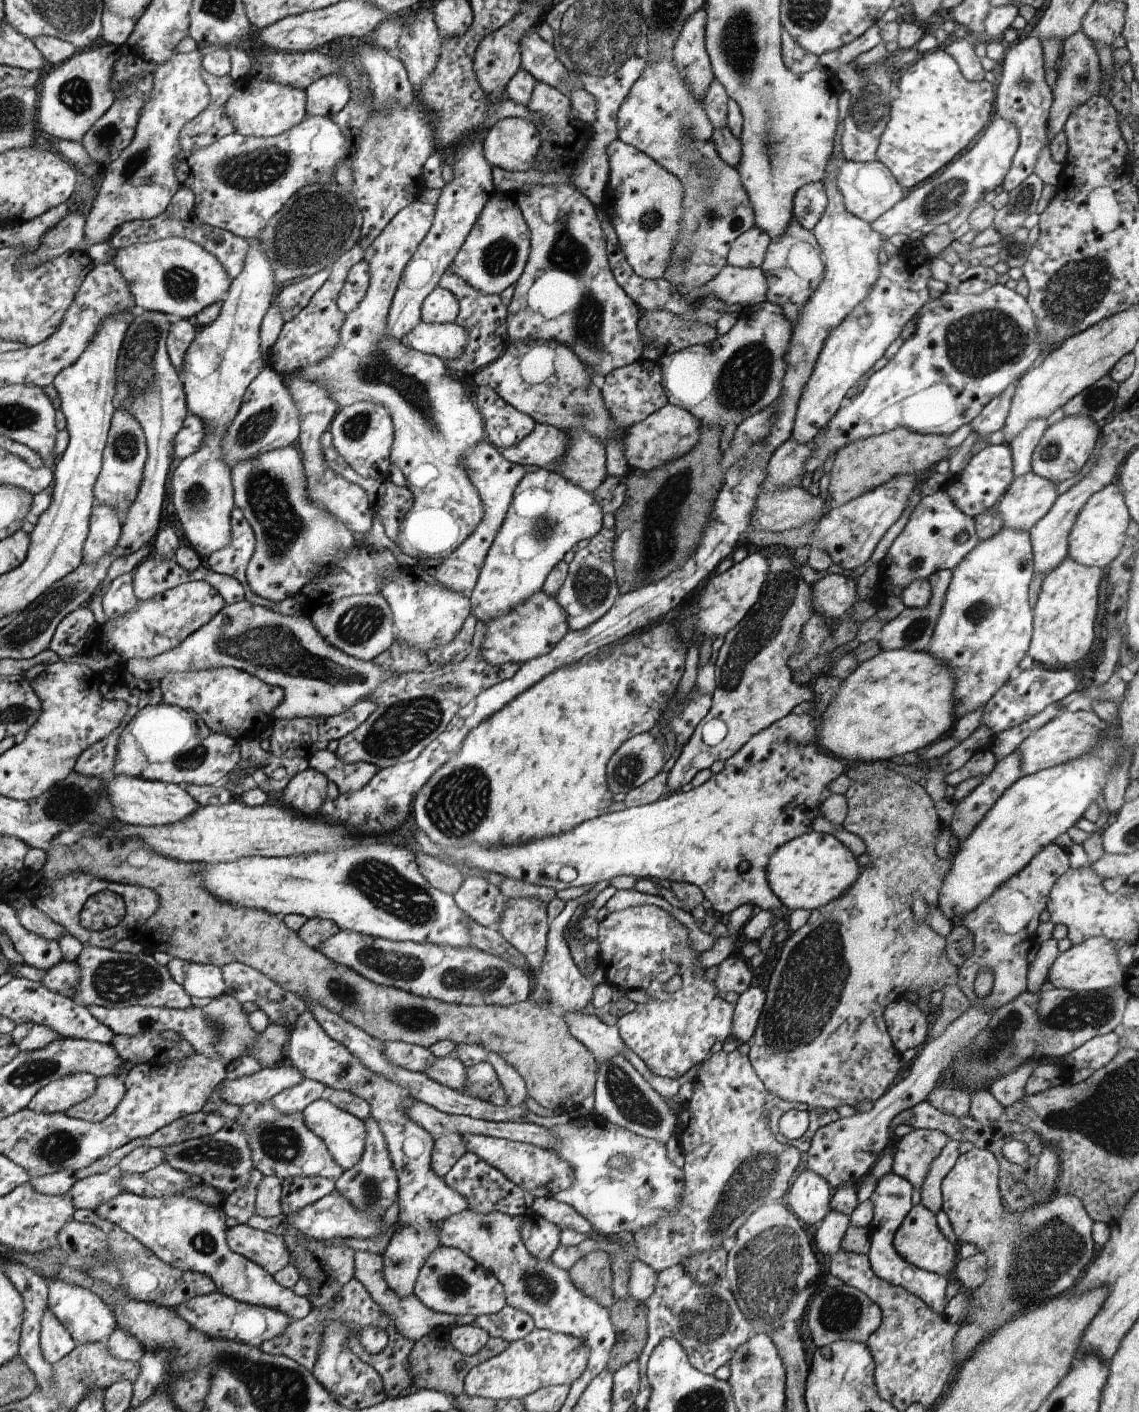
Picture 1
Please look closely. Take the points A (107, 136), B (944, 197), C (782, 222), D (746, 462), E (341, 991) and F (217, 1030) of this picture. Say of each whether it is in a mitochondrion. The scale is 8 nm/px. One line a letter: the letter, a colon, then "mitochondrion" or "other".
A: mitochondrion
B: mitochondrion
C: other
D: other
E: mitochondrion
F: mitochondrion

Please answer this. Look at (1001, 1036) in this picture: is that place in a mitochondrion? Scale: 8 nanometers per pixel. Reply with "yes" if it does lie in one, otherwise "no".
yes

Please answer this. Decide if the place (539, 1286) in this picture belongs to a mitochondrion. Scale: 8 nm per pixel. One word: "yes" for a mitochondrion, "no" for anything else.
yes

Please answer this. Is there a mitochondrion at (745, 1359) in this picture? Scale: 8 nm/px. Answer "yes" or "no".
yes

